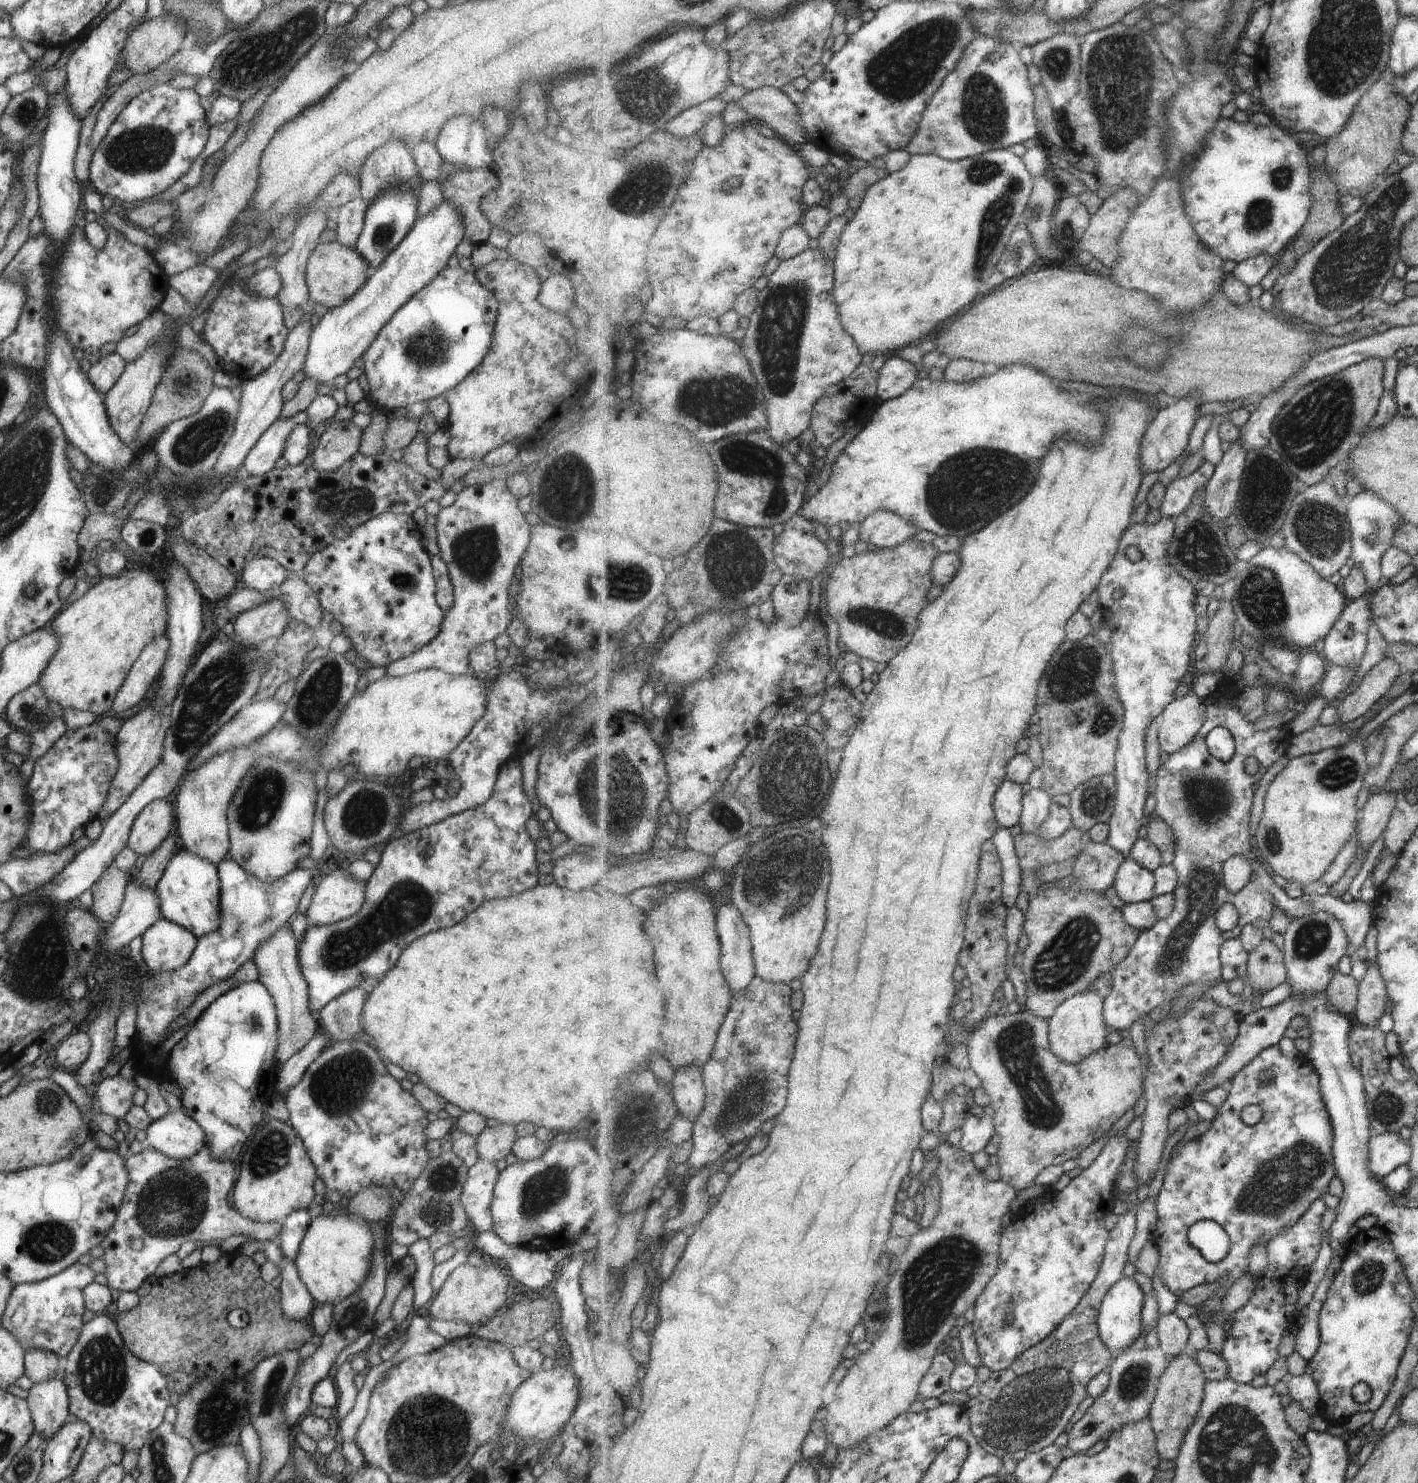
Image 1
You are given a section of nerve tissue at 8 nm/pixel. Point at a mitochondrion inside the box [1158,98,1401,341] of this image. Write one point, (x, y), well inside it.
(1260, 216)

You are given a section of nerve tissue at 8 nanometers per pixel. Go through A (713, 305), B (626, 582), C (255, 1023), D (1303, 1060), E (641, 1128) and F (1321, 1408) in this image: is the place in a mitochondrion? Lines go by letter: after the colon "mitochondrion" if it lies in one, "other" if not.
A: other
B: mitochondrion
C: mitochondrion
D: other
E: mitochondrion
F: other

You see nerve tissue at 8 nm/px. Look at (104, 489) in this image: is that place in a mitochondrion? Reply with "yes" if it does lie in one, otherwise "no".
yes

